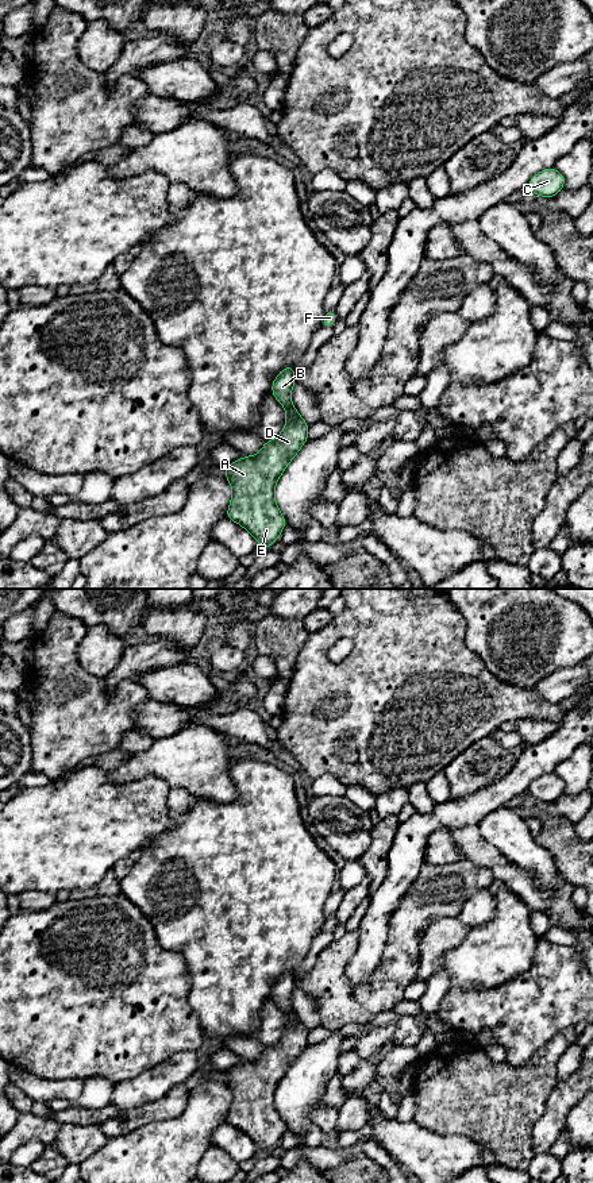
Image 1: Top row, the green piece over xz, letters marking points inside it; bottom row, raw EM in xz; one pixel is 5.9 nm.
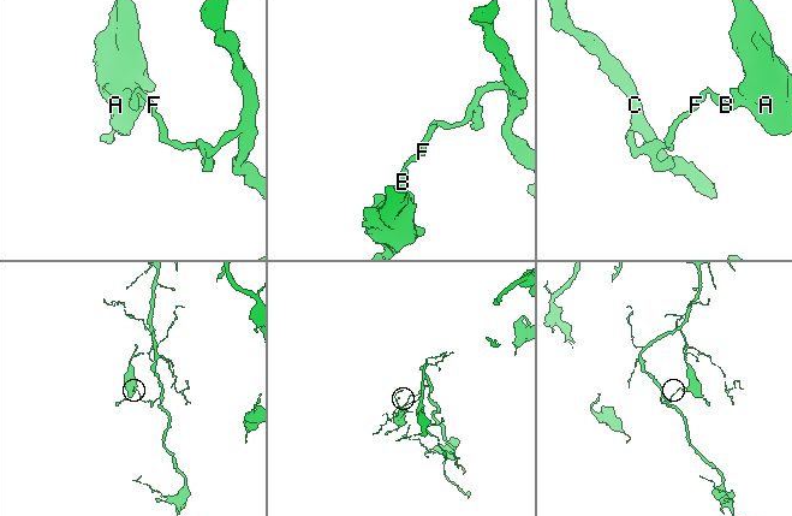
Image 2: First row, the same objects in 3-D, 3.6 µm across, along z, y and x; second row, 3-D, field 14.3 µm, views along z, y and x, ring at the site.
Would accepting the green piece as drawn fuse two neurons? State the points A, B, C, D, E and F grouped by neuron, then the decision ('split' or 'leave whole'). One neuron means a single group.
A D E / B C F | split

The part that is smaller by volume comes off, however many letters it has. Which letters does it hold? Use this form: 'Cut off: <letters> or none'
Cut off: A, D, E

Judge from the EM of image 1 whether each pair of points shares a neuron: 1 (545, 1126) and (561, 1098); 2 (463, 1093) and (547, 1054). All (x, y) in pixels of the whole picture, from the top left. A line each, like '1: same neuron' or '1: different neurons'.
1: same neuron
2: same neuron

